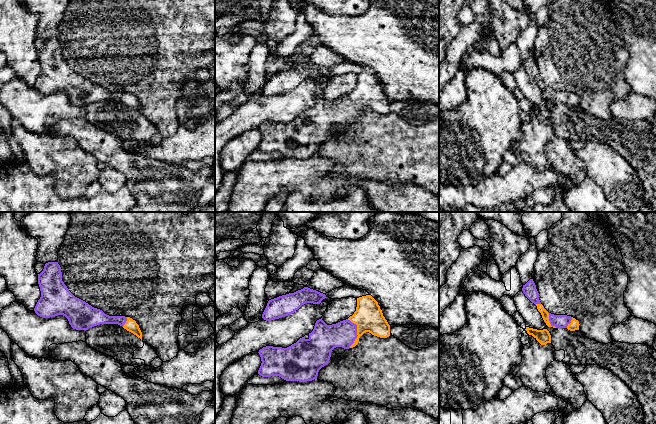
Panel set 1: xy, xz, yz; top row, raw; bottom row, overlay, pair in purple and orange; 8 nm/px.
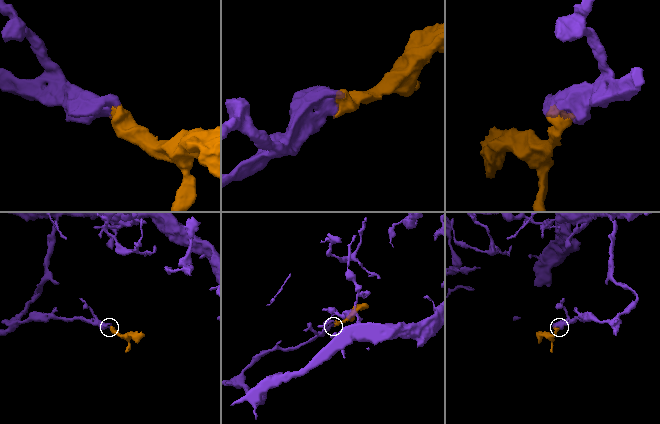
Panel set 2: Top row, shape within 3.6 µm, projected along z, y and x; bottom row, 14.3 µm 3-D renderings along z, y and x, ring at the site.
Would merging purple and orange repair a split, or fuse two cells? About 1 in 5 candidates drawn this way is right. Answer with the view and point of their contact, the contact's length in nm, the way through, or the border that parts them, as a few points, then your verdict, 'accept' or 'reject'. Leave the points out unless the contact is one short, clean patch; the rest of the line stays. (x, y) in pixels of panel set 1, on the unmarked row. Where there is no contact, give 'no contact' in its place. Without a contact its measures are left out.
contact xz (356, 108); length 240 nm; way xz (326, 113), (356, 108), (368, 93); accept

